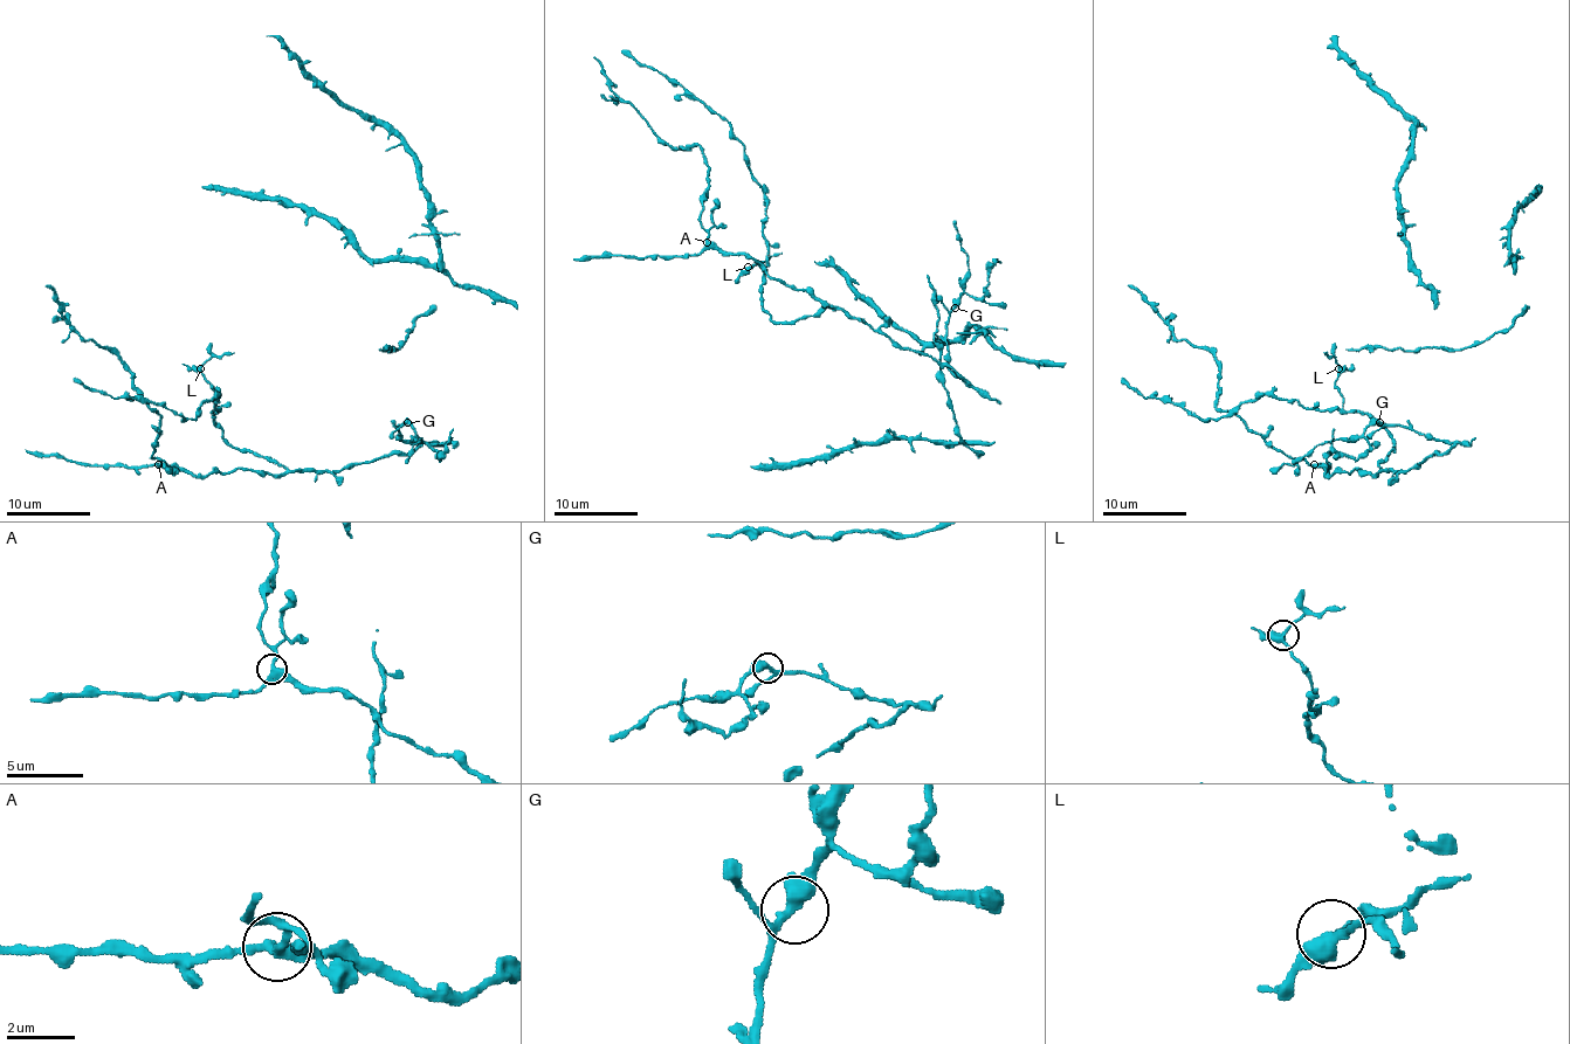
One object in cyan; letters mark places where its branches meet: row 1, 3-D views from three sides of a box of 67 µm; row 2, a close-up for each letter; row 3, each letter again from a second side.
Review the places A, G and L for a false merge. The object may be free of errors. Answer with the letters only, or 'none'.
L

